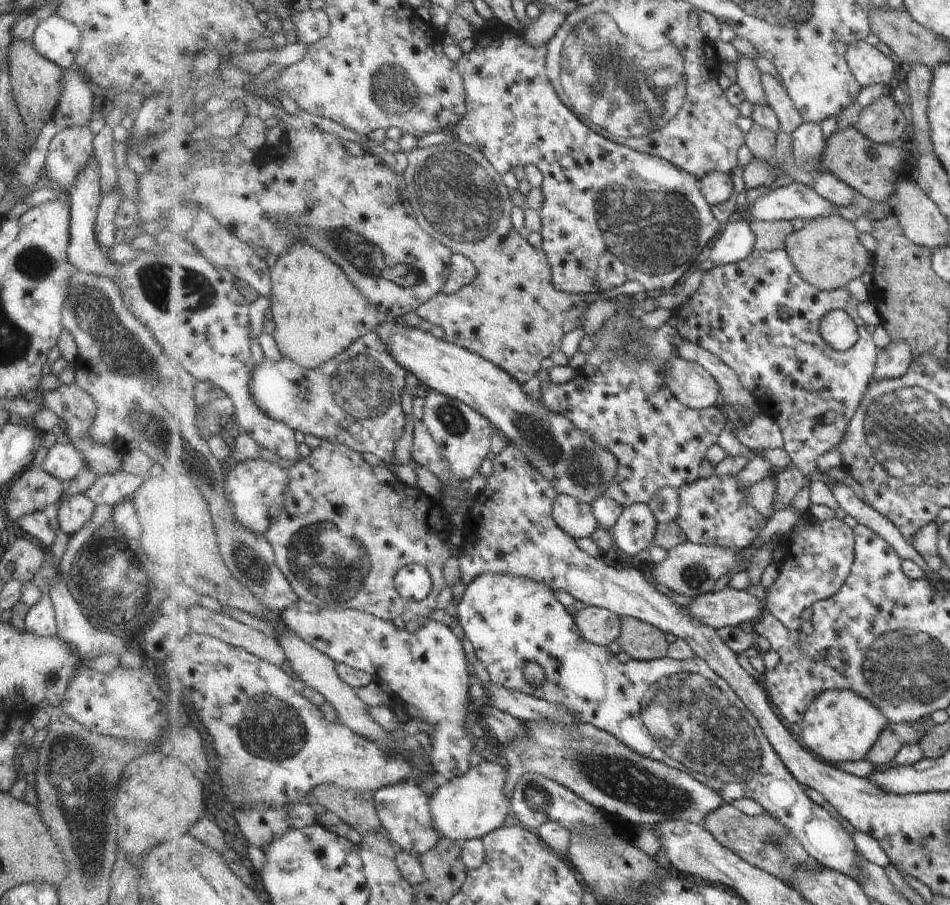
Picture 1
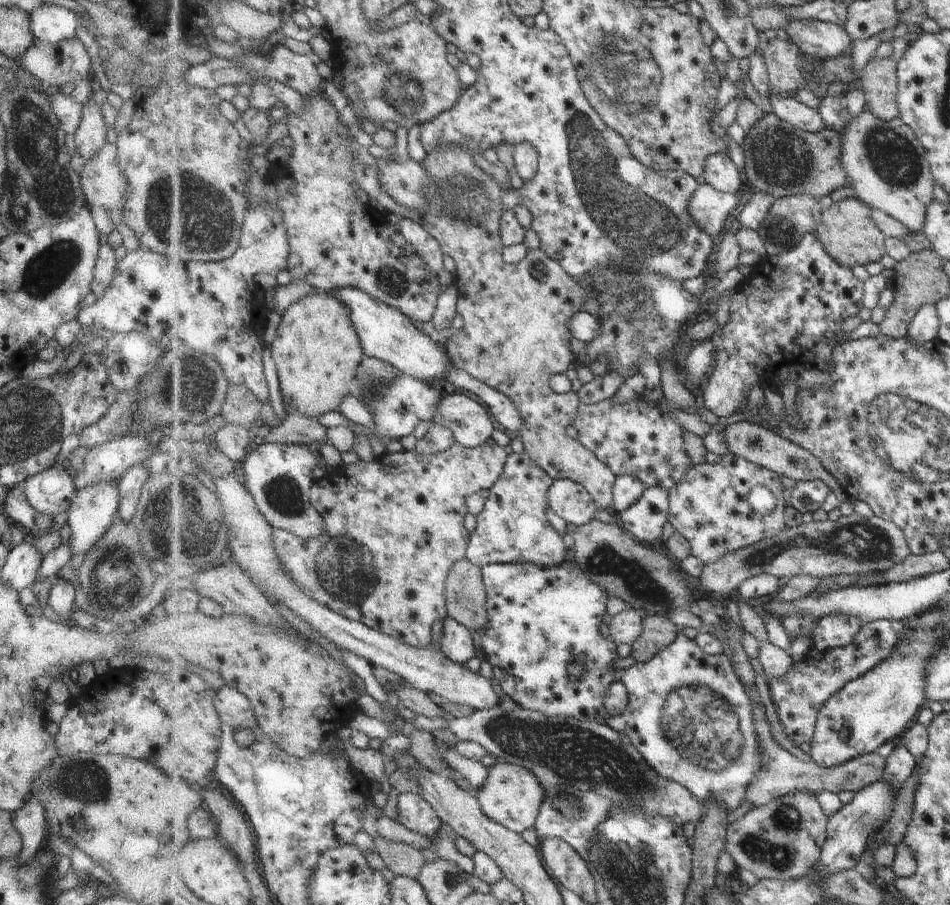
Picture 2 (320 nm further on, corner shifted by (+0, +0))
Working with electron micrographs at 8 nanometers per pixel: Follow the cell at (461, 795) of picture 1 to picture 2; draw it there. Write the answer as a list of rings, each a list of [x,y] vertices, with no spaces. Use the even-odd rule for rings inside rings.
[[[505,761],[494,764],[489,770],[484,788],[476,792],[476,797],[480,800],[485,814],[517,834],[521,834],[523,830],[535,828],[546,793],[545,787],[537,776],[520,764]]]

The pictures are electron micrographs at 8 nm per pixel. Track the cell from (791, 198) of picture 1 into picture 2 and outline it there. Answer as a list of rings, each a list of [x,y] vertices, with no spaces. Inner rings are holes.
[[[705,182],[700,184],[689,199],[688,211],[701,229],[709,233],[709,236],[717,238],[729,214],[733,215],[735,209],[740,210],[737,206],[739,201],[738,193],[724,193]]]

